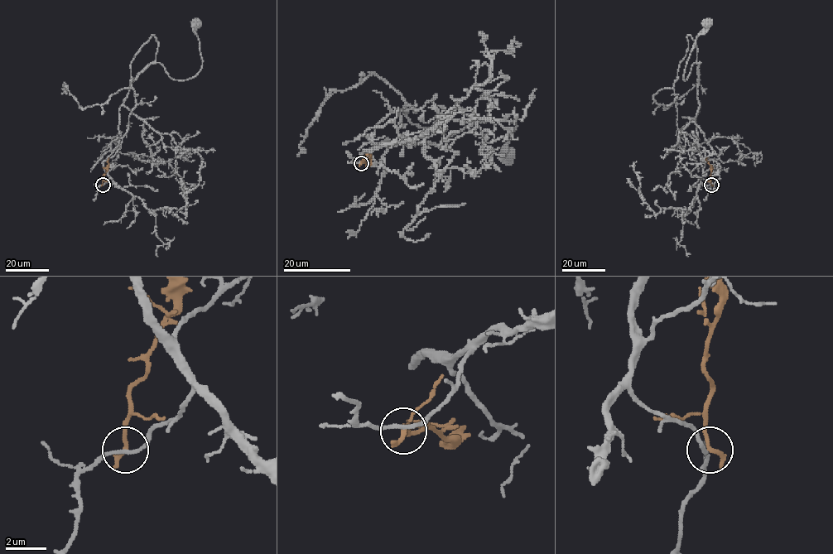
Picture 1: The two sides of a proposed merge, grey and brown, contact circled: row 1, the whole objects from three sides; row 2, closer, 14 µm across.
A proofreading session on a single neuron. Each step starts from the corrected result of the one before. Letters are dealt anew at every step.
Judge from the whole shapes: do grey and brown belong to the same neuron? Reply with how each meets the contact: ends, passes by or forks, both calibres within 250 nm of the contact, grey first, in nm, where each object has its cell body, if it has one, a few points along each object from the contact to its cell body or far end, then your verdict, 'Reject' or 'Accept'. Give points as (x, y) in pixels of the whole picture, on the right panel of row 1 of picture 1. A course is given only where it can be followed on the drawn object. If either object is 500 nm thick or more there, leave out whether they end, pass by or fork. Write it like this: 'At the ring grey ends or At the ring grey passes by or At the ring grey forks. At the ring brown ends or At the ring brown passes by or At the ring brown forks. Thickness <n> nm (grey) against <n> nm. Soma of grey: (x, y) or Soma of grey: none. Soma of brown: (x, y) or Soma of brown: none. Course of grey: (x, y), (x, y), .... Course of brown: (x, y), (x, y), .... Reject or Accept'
At the ring grey passes by. At the ring brown passes by. Thickness 160 nm (grey) against 190 nm. Soma of grey: (706, 23). Soma of brown: none. Course of grey: (710, 185), (702, 177), (705, 161), (695, 128), (699, 63), (694, 63), (683, 79), (695, 39), (706, 24). Course of brown: (711, 185), (712, 167), (705, 160), (707, 157). Reject

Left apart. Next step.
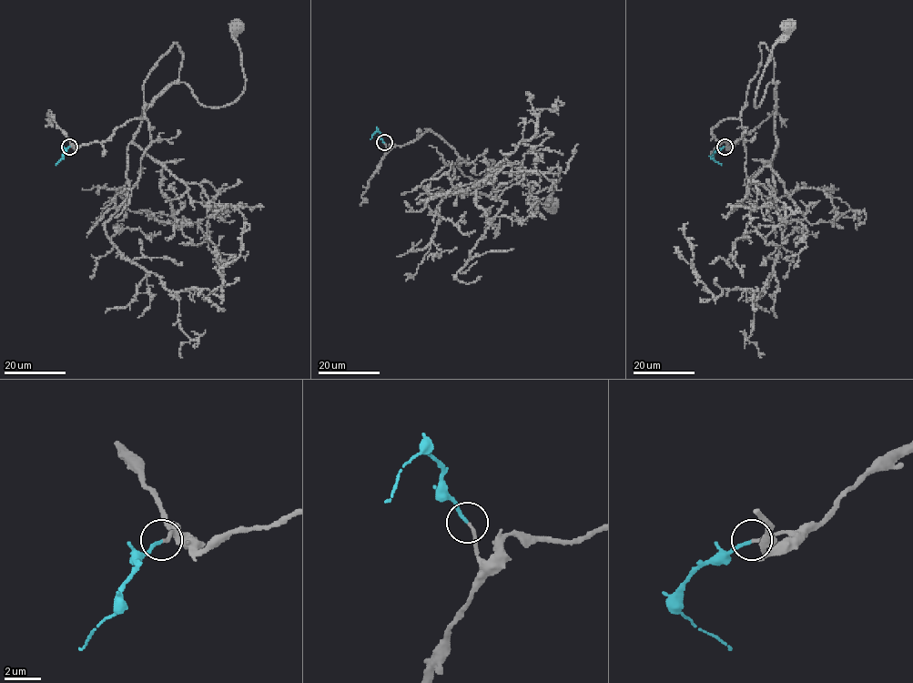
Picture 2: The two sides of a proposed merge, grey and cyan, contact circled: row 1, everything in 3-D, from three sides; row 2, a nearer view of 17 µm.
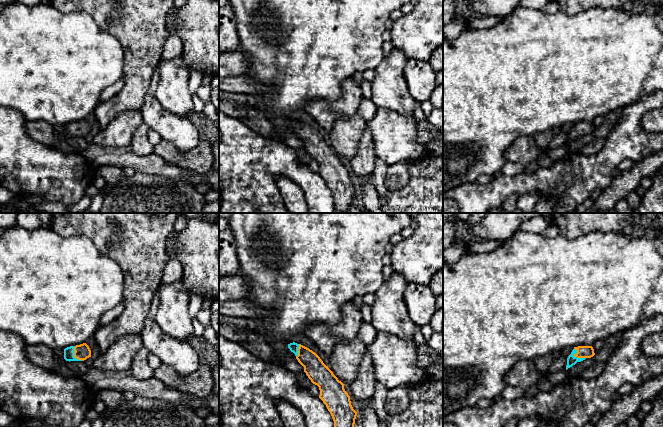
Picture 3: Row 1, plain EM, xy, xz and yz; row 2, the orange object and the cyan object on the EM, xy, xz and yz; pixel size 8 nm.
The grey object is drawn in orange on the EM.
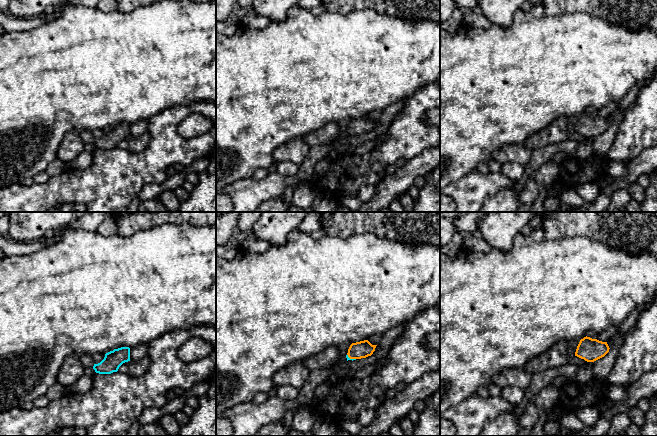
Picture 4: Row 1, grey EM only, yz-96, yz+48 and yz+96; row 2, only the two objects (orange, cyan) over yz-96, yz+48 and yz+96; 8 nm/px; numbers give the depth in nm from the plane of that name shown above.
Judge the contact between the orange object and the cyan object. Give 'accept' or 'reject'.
accept

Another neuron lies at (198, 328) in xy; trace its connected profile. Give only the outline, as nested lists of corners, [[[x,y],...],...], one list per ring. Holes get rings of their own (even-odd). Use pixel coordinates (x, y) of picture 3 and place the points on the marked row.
[[[197,318],[192,319],[192,324],[193,324],[193,335],[196,337],[203,337],[205,327],[197,320]]]

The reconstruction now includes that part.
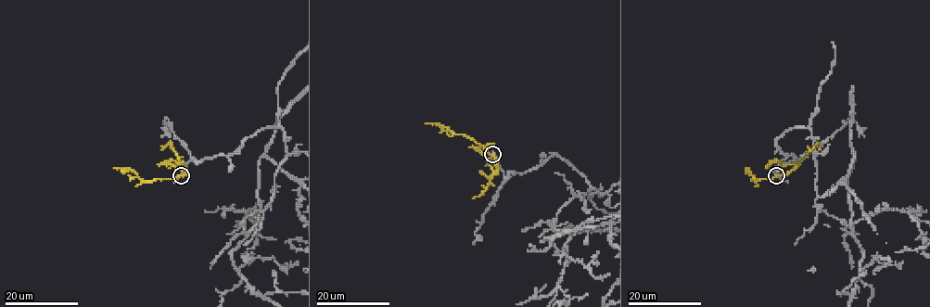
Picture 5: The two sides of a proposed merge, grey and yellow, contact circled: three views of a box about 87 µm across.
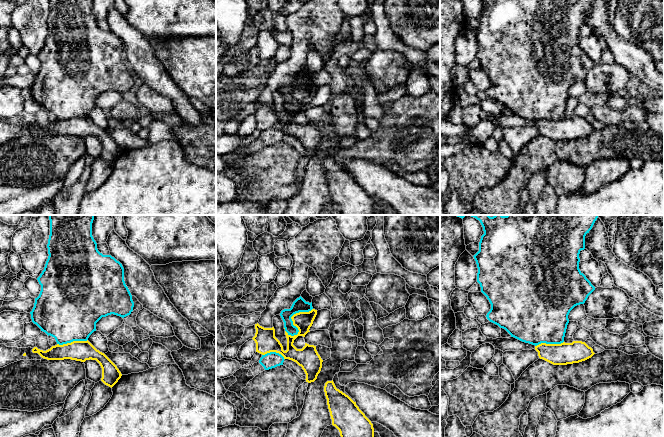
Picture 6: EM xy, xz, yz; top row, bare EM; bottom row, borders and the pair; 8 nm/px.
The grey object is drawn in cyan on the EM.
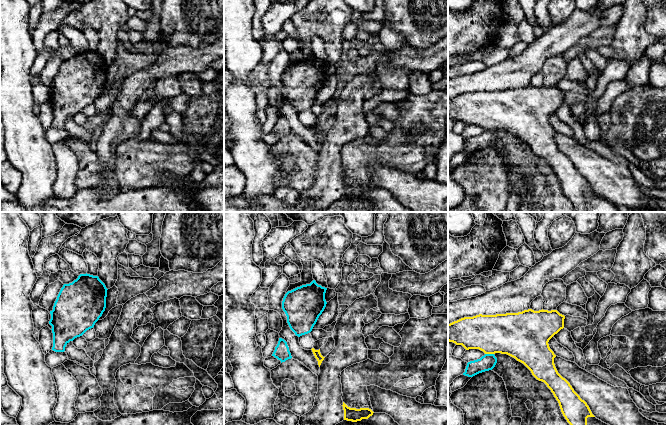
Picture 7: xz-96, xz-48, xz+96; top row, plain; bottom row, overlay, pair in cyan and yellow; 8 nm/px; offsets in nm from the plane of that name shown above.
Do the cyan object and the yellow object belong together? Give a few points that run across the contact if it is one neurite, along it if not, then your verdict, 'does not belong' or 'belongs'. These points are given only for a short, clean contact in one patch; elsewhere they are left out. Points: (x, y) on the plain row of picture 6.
does not belong

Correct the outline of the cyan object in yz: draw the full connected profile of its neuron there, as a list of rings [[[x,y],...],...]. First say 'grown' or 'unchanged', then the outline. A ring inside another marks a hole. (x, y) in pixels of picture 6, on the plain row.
unchanged | [[[481,0],[484,10],[479,18],[479,27],[473,32],[477,44],[477,58],[480,60],[481,68],[487,73],[491,80],[491,85],[487,89],[487,95],[505,105],[511,113],[514,113],[522,118],[532,121],[546,120],[561,120],[564,118],[564,113],[569,99],[568,91],[570,87],[577,81],[584,80],[588,72],[595,66],[595,63],[586,54],[579,45],[579,30],[585,25],[585,12],[592,5],[594,0]]]

